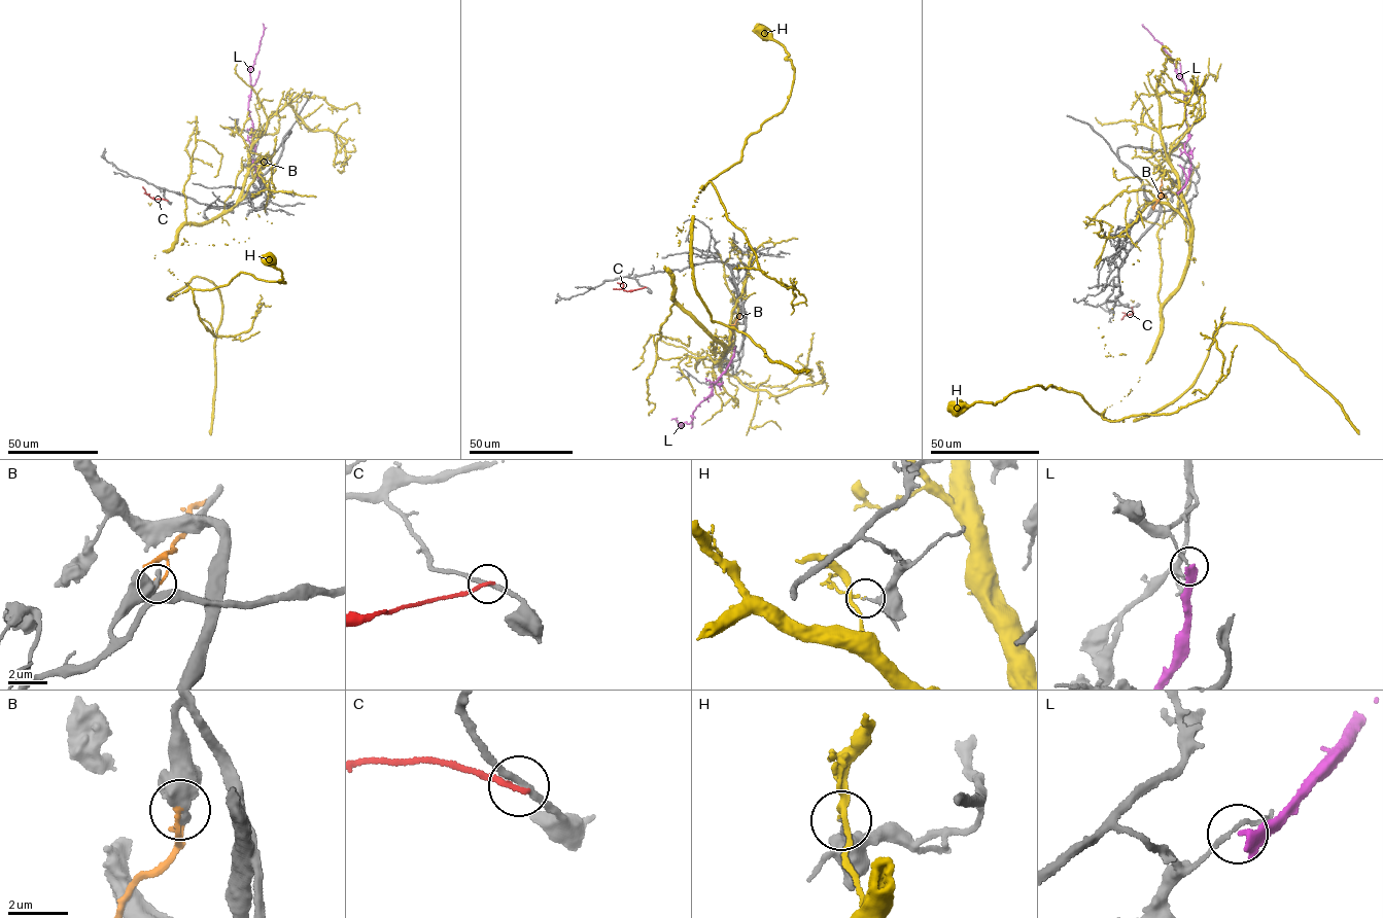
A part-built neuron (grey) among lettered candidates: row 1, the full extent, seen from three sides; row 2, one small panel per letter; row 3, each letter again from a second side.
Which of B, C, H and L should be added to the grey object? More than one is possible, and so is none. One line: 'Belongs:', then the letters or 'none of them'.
Belongs: none of them

